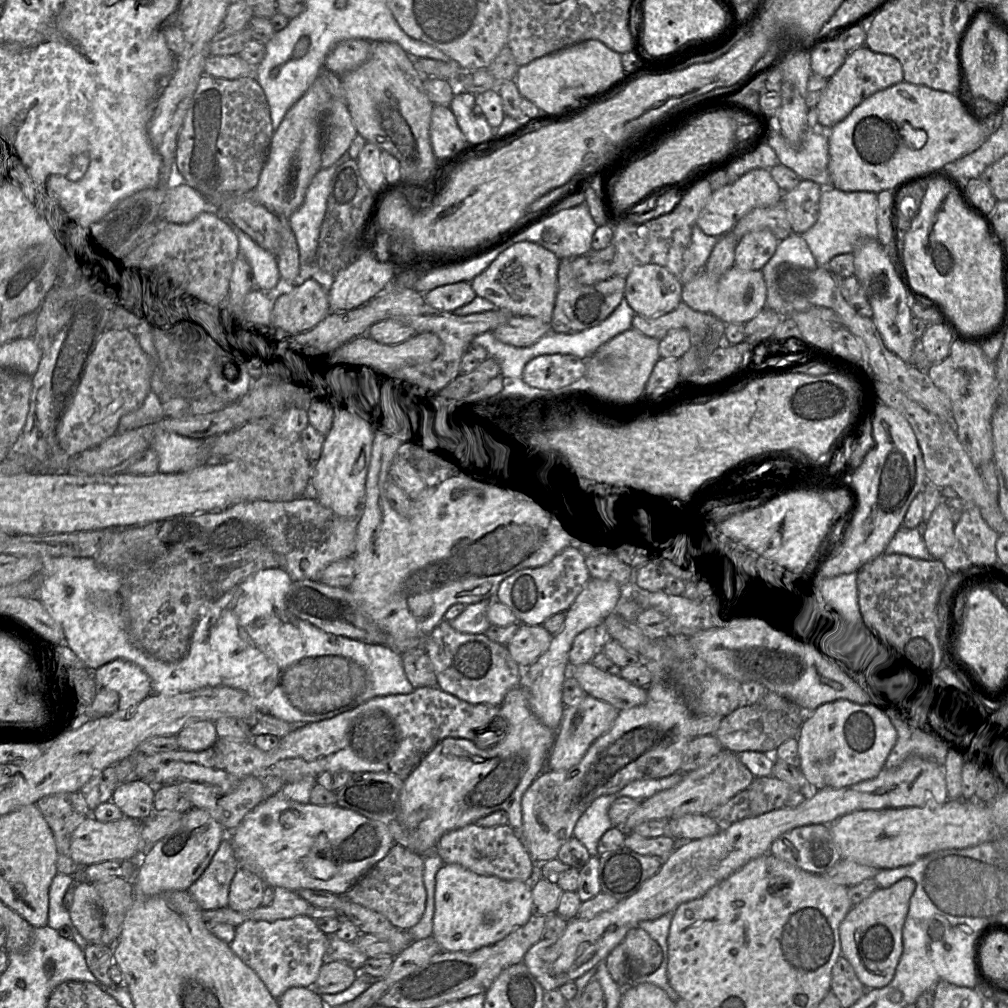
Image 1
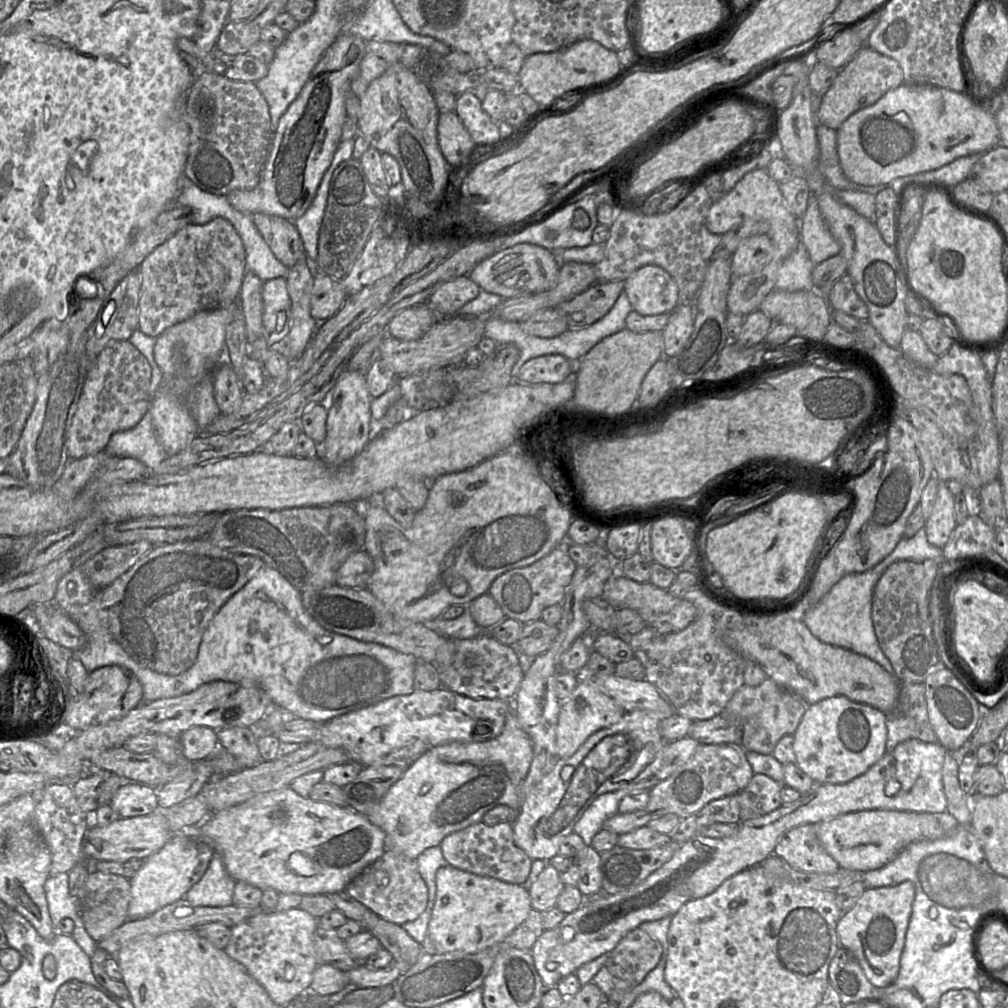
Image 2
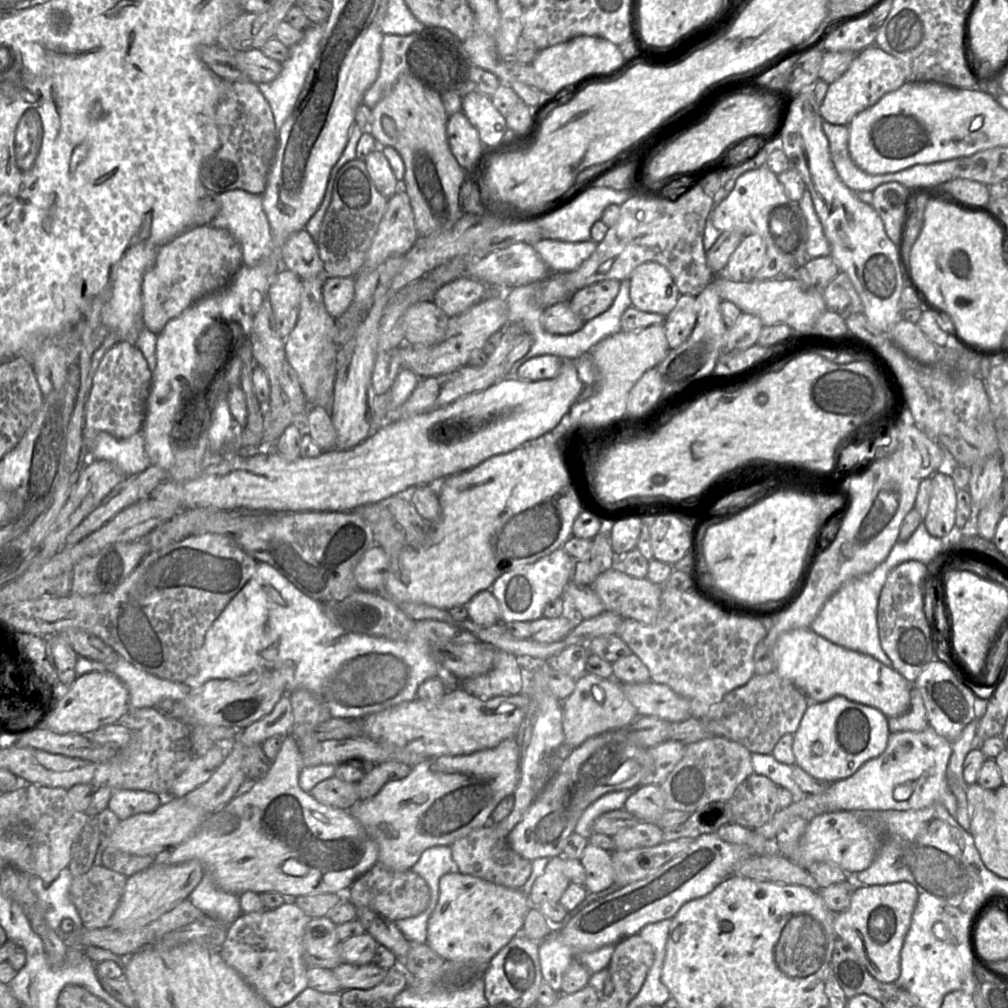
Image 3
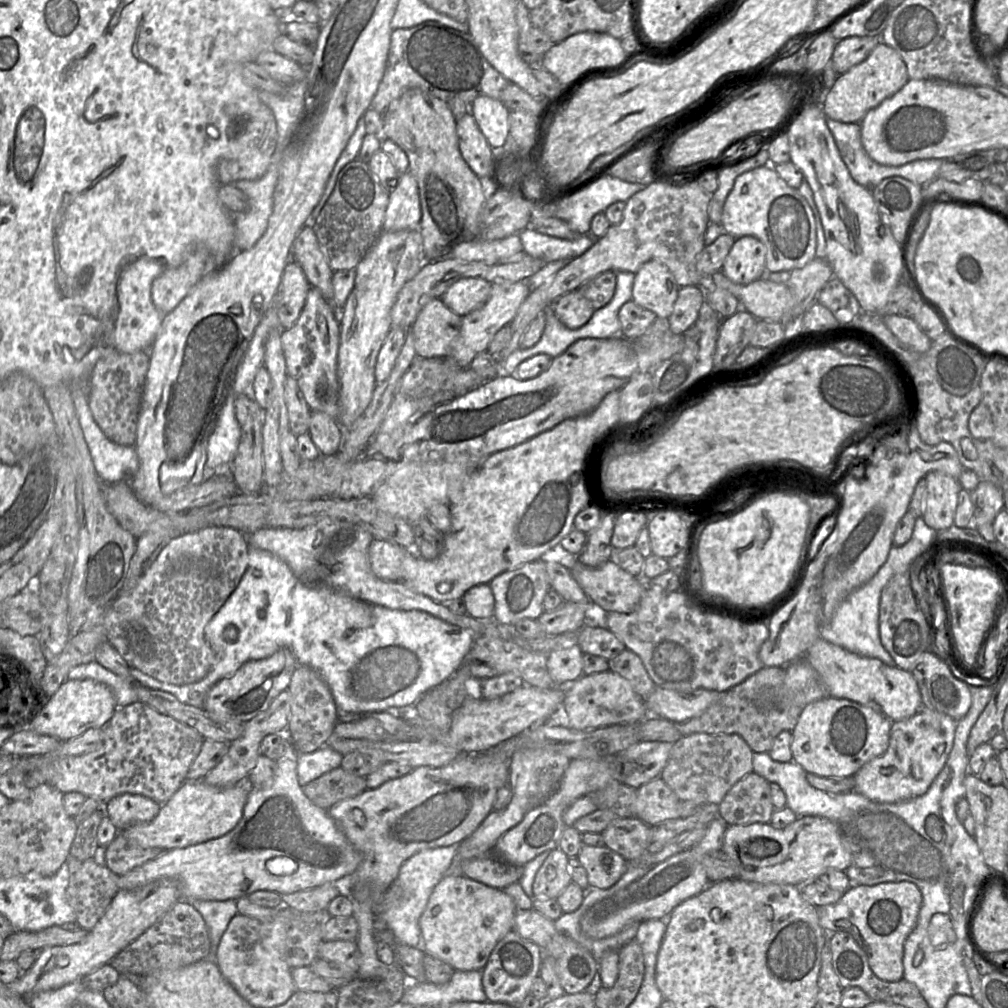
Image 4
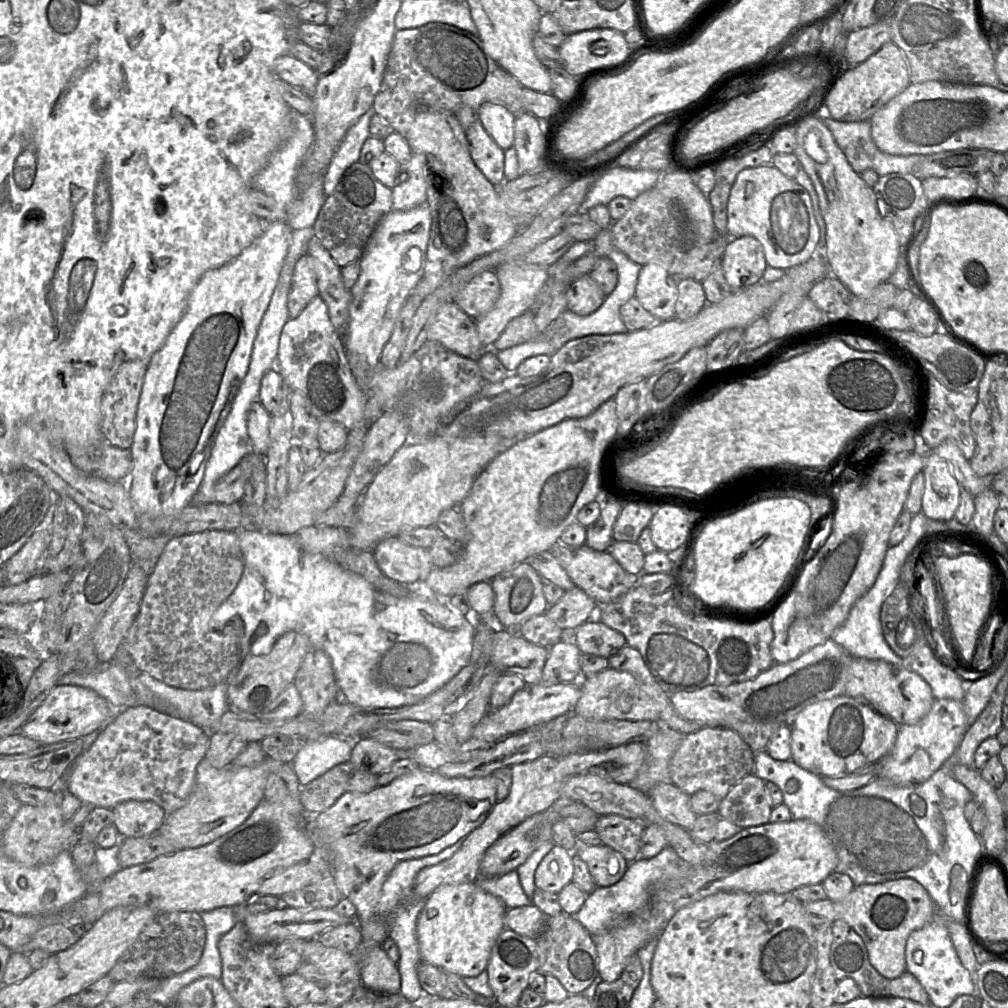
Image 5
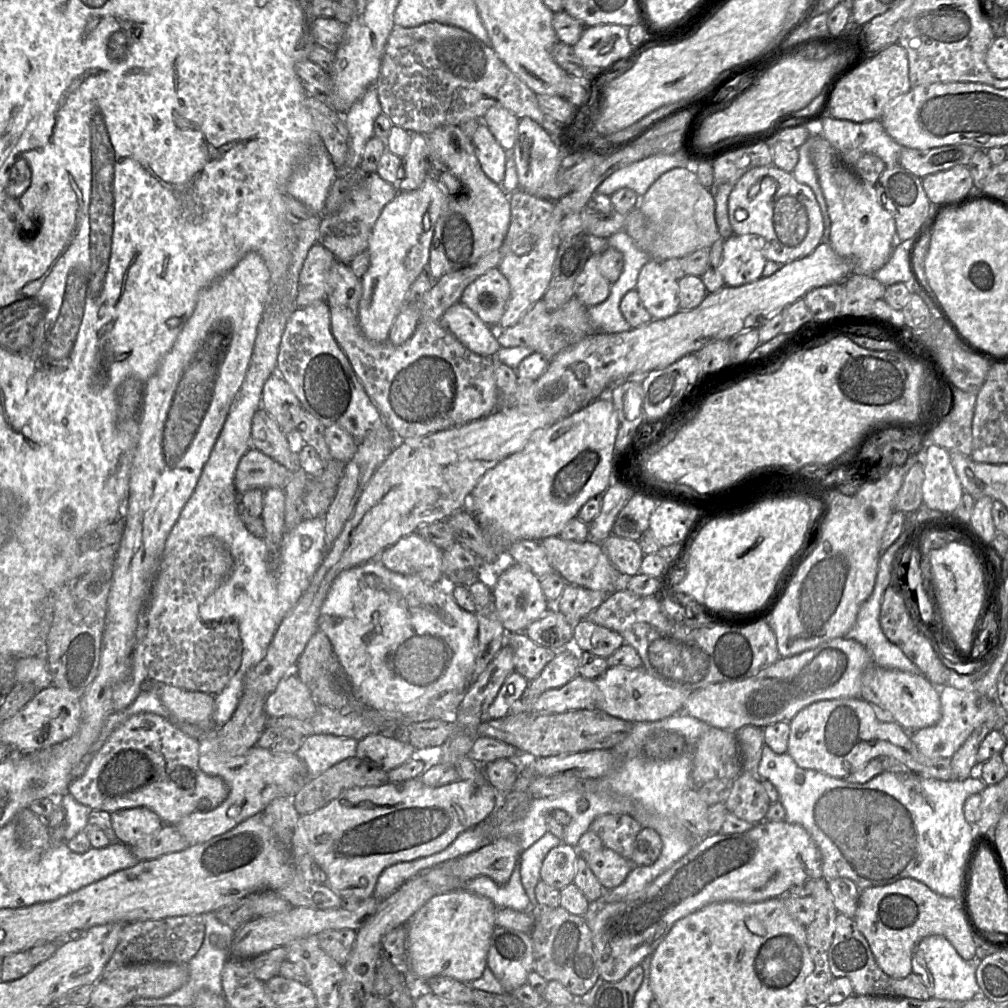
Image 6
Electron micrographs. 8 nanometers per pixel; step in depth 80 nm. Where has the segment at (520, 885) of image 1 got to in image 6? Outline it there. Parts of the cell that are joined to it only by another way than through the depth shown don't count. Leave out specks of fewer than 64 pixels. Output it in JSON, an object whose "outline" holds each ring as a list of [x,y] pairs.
{"outline":[[[464,888],[432,896],[407,922],[405,959],[410,971],[423,981],[441,975],[470,983],[481,977],[496,927],[496,909],[488,898]]]}

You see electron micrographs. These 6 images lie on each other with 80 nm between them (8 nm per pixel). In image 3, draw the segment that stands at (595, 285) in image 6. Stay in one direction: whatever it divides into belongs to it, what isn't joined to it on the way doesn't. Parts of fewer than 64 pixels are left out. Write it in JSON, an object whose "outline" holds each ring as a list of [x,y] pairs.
{"outline":[[[568,301],[546,308],[541,316],[543,328],[550,334],[571,334],[578,331],[584,322],[572,311]]]}

